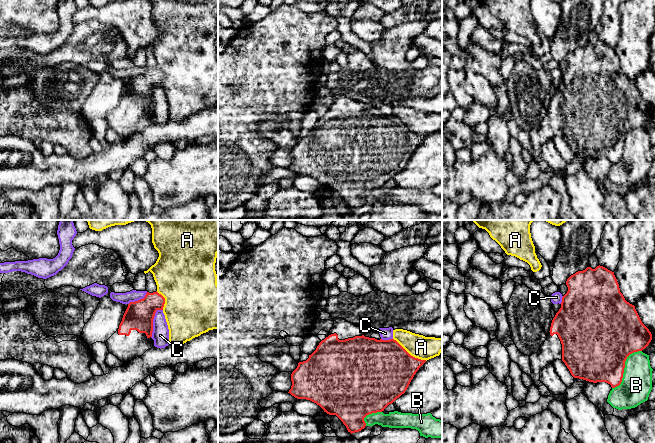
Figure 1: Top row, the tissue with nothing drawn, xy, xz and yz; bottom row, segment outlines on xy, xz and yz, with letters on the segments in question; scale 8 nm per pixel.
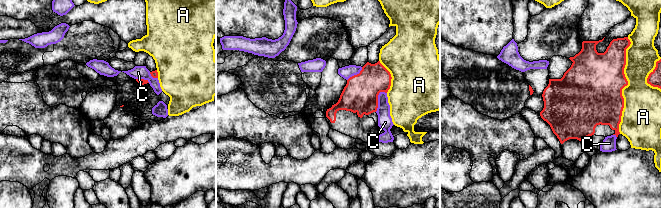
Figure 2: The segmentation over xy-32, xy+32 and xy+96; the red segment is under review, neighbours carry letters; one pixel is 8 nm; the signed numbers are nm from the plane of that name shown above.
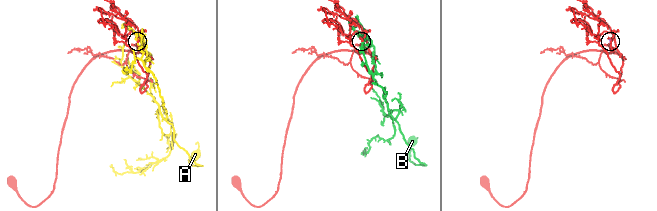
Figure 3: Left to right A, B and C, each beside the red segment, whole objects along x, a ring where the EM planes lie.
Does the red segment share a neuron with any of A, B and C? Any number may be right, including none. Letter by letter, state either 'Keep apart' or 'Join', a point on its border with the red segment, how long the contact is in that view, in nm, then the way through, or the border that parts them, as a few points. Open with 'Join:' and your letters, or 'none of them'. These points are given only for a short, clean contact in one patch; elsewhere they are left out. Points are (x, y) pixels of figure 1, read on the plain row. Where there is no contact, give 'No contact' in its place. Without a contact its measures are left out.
Join: none of them
A: Keep apart. Touches red at xz (409, 130). Shared border 320 nm
B: Keep apart. Touches red at yz (624, 143). Shared border 400 nm
C: Keep apart. Touches red at xy (152, 97). Shared border 240 nm

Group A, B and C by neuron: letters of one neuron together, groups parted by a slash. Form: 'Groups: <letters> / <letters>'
Groups: A / B / C

